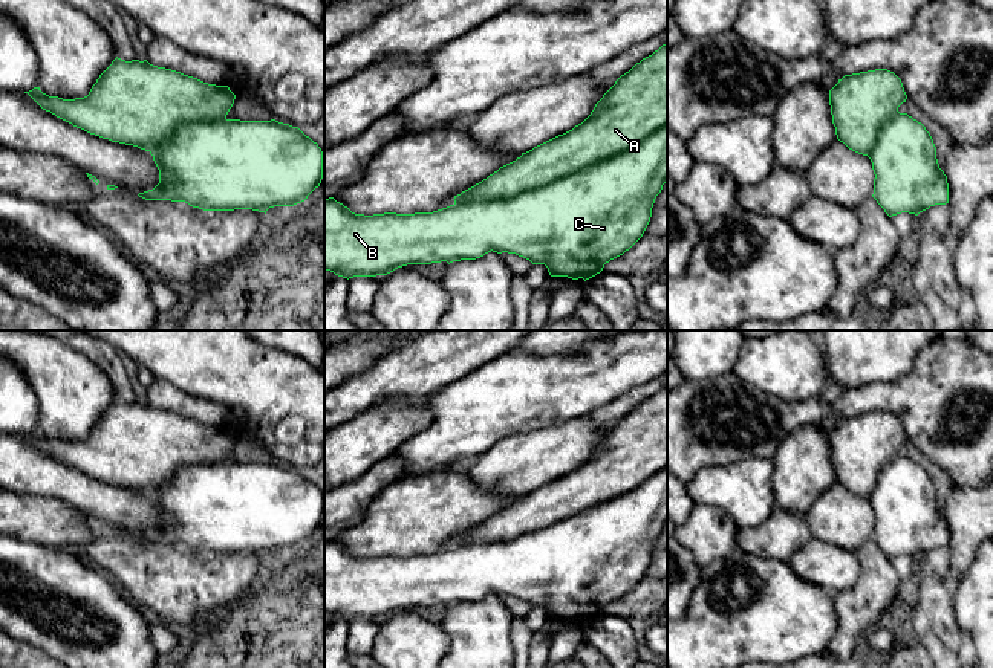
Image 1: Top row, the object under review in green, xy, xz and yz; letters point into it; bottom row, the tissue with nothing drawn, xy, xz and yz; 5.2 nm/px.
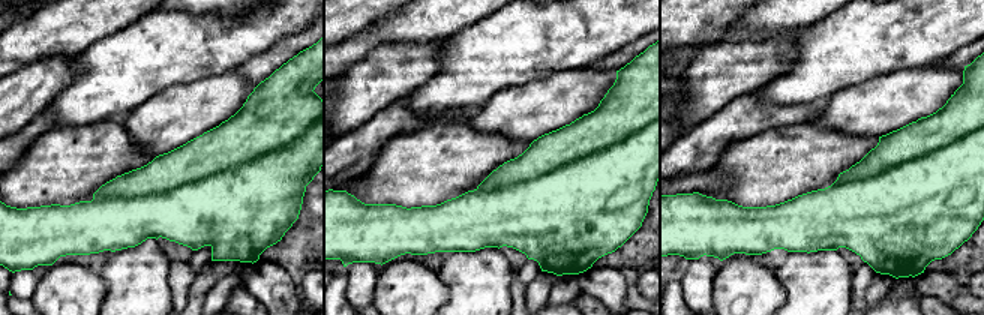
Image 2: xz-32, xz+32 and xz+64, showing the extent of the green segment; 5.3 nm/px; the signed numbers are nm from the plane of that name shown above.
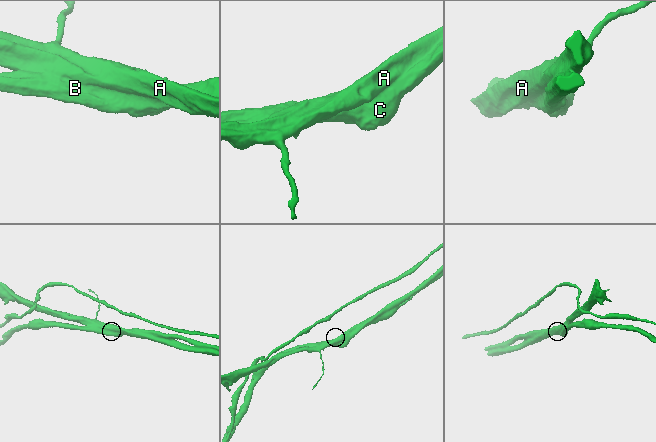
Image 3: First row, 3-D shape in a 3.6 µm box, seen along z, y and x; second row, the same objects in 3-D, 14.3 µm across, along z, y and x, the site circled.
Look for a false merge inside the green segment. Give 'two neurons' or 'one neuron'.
two neurons

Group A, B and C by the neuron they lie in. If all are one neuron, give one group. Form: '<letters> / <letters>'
A / B C

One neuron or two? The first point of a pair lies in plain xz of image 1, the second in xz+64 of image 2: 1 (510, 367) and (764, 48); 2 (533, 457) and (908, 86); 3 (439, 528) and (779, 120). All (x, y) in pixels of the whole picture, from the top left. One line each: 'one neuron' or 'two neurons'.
1: two neurons
2: one neuron
3: two neurons

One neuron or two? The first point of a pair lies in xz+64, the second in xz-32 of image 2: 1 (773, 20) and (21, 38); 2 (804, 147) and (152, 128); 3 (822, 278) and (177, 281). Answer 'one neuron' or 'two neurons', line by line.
1: one neuron
2: two neurons
3: two neurons

